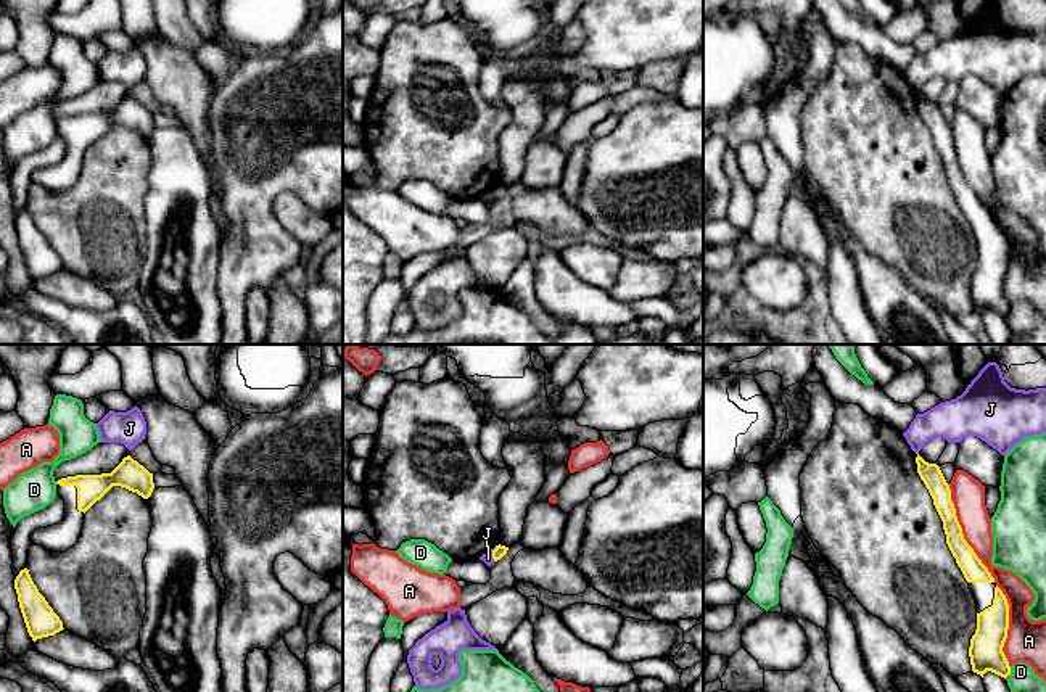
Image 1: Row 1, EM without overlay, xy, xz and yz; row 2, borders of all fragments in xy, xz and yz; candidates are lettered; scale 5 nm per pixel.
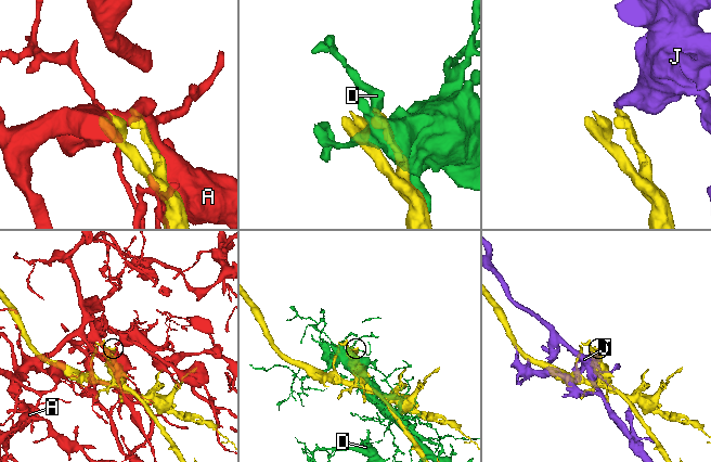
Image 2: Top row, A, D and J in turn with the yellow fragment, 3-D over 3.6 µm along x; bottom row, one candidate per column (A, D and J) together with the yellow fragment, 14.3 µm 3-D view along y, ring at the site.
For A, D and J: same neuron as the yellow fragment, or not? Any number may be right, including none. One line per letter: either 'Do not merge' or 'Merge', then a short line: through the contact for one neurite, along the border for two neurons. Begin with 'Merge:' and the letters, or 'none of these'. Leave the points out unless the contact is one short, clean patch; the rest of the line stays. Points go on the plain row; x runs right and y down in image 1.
Merge: none of these
A: Do not merge
D: Do not merge
J: Do not merge. Line: xz (496, 187), (493, 200)

